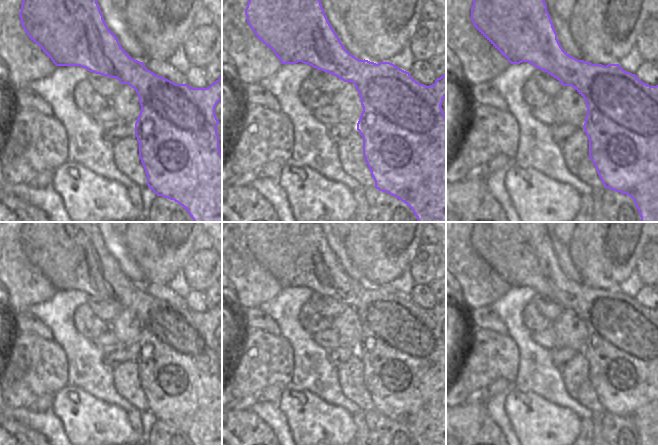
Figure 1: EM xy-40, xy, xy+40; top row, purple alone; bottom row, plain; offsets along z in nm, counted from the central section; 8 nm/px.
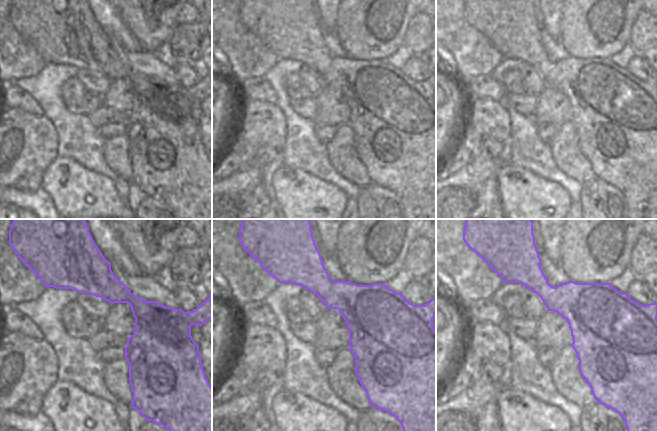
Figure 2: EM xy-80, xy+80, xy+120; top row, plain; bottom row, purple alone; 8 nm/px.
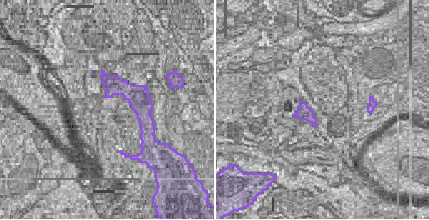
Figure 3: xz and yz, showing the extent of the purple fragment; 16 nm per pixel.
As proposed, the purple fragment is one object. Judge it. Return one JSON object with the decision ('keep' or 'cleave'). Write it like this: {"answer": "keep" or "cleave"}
{"answer": "keep"}

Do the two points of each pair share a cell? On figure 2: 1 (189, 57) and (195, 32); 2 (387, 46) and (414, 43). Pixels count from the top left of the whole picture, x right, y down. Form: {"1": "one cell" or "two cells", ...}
{"1": "one cell", "2": "two cells"}

